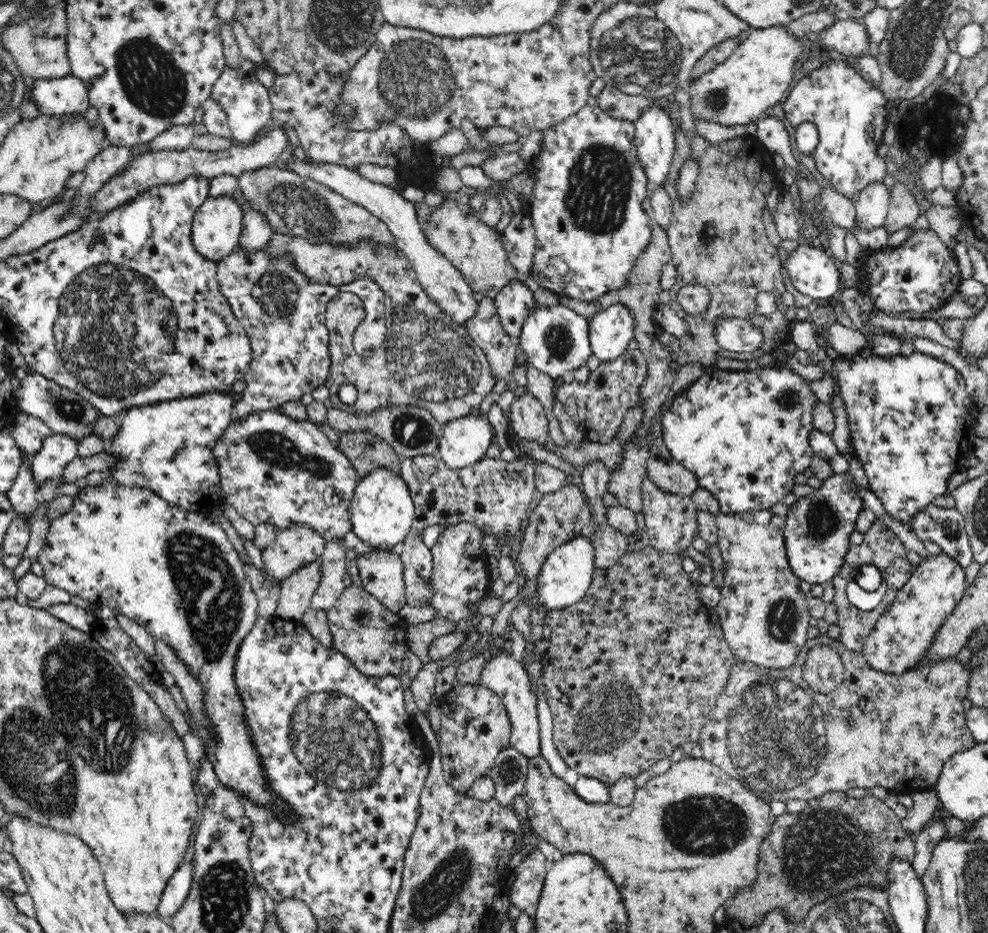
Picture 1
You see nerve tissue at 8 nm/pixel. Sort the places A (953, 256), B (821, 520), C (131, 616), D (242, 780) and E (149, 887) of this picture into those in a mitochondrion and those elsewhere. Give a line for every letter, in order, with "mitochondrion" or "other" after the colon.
A: other
B: mitochondrion
C: other
D: other
E: other

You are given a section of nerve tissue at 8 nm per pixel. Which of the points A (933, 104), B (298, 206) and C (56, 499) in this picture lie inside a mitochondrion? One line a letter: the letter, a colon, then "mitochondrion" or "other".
A: mitochondrion
B: mitochondrion
C: other

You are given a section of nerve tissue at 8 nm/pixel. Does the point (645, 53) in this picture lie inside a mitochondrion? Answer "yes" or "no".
yes

